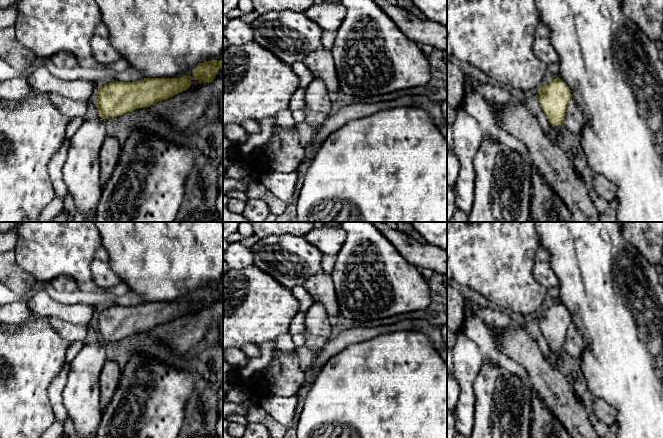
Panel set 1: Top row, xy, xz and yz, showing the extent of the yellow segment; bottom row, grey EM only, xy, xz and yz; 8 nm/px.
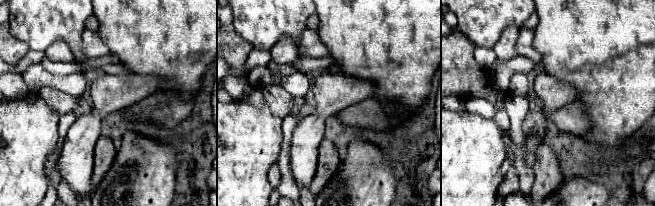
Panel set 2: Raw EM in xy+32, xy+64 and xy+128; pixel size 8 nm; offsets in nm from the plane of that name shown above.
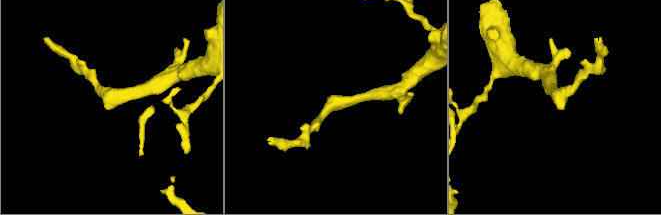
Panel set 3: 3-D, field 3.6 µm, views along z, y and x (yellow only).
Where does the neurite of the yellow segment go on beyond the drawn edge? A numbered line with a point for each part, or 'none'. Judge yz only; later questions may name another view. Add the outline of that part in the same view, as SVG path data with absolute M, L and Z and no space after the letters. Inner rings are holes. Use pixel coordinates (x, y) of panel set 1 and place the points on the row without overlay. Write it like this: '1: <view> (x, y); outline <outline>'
1: yz (552, 357); outline M549 348L549 356L546 357L546 360L551 364L552 367L555 368L554 362L557 358L557 352L559 349L556 348Z

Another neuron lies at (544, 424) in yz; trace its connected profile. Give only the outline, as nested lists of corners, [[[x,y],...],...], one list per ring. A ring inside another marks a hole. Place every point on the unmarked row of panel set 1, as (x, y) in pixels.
[[[533,390],[529,438],[570,438],[564,425]]]

